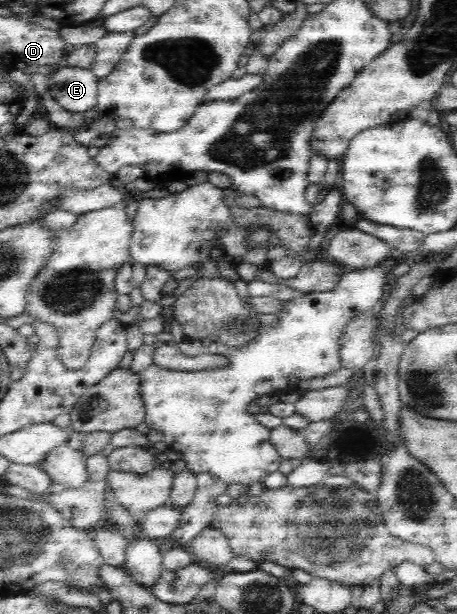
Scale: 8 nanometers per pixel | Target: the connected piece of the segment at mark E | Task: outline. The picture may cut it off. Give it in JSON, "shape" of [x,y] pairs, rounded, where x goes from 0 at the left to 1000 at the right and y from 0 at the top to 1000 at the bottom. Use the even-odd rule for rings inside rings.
{"shape":[[[151,107],[133,111],[112,125],[112,140],[105,148],[116,156],[118,164],[158,187],[184,187],[193,179],[208,181],[214,163],[214,125],[199,112],[155,111]]]}

